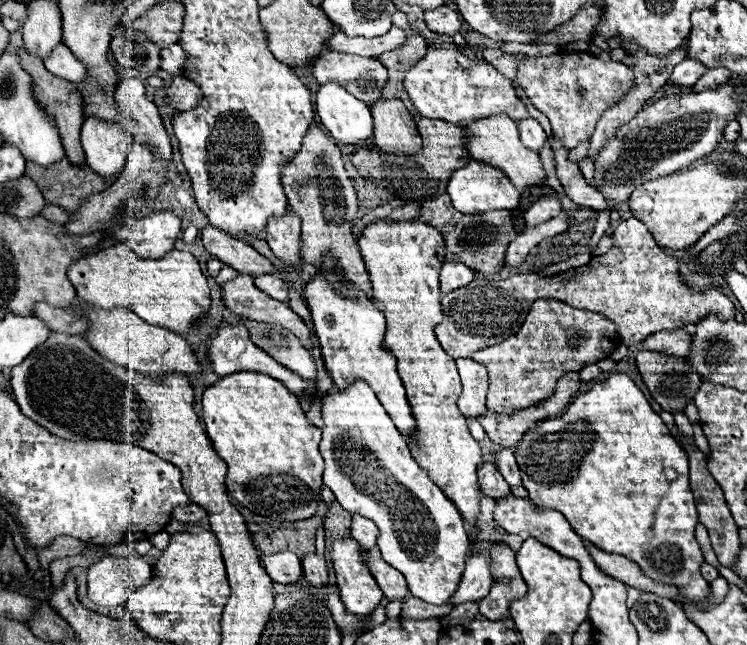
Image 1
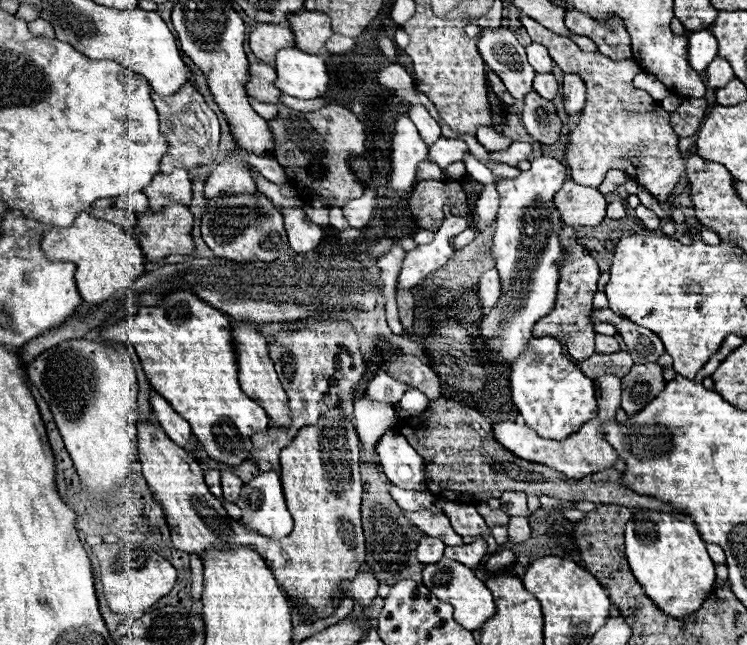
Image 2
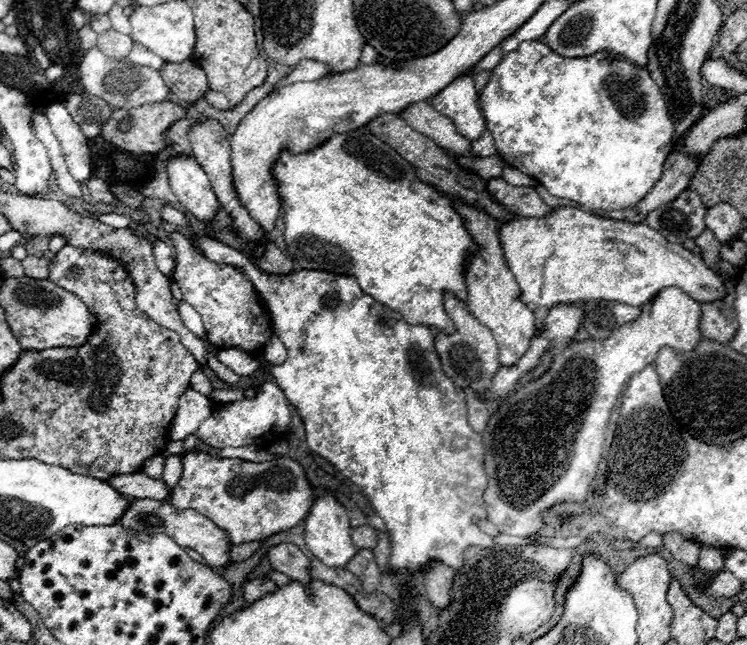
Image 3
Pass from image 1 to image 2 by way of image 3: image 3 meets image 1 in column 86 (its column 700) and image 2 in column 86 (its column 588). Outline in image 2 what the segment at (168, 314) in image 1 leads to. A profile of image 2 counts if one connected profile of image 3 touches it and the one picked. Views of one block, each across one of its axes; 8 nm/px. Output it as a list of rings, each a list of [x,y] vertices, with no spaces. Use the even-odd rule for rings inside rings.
[[[80,212],[70,228],[52,228],[42,238],[42,250],[50,260],[74,262],[76,284],[82,300],[102,304],[112,294],[126,290],[138,276],[144,274],[144,252],[138,240],[114,224],[94,220],[90,214]]]

